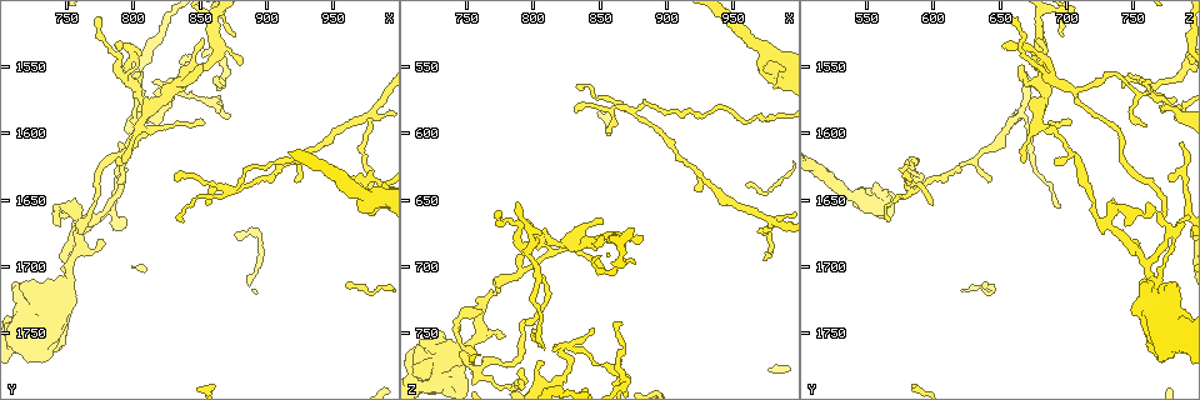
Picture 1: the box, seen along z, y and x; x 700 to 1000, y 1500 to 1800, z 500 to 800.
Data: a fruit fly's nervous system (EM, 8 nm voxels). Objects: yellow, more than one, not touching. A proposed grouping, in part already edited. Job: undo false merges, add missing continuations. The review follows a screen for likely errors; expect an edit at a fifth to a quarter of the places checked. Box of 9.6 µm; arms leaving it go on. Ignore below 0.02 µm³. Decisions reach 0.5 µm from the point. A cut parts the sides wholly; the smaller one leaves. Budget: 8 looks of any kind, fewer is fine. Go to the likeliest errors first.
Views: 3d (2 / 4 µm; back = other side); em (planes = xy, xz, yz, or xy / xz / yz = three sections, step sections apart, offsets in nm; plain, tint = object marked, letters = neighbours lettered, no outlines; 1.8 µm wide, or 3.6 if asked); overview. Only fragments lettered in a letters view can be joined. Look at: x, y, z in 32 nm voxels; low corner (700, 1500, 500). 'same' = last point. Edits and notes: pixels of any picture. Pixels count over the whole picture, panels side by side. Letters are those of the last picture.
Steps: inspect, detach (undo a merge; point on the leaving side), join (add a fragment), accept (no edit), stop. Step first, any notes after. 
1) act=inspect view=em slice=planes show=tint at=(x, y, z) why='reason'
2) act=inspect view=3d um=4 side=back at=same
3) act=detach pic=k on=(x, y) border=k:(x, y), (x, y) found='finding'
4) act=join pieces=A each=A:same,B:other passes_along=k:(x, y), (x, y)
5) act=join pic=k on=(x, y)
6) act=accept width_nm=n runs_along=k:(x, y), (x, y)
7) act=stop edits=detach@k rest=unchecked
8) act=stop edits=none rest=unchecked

act=inspect view=em slice=xy step=16 show=letters at=(808, 1590, 678)

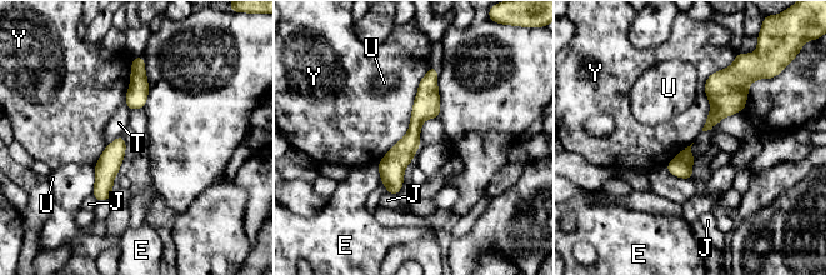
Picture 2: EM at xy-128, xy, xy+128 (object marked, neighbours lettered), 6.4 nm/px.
act=detach pic=2 on=(685, 155) each=E:other,J:other,T:other,U:other,Y:other border=2:(676, 158), (691, 165) found='a second neuron is stuck on'

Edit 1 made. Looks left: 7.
act=inspect view=3d um=4 side=back at=(756, 1676, 776) why='arms part here'

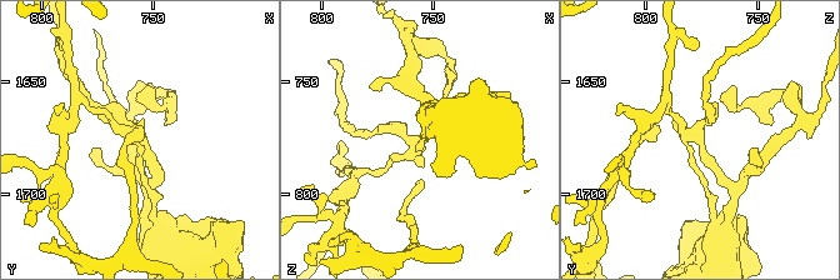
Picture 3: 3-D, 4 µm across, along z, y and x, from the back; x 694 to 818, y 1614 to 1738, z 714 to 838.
act=inspect view=em slice=planes show=letters at=(756, 1674, 777) arms=3 why='need the tissue'

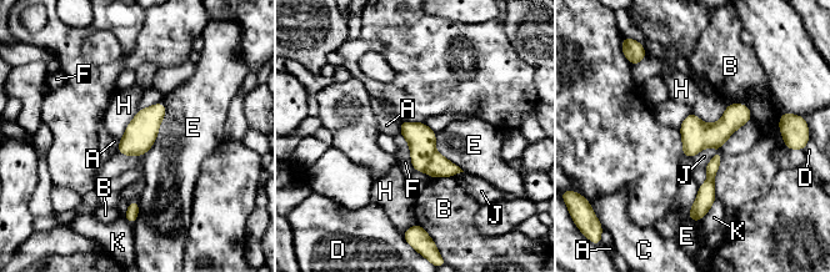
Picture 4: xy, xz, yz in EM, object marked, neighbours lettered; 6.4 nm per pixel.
act=detach pic=4 on=(439, 166) longest_contact=E:360nm each=A:other,B:other,C:other,D:other,E:other,F:other,H:other,J:other,K:other found='a second neuron is stuck on'

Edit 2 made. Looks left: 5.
act=inspect view=em slice=planes show=letters at=(966, 1652, 548) why='an open end'

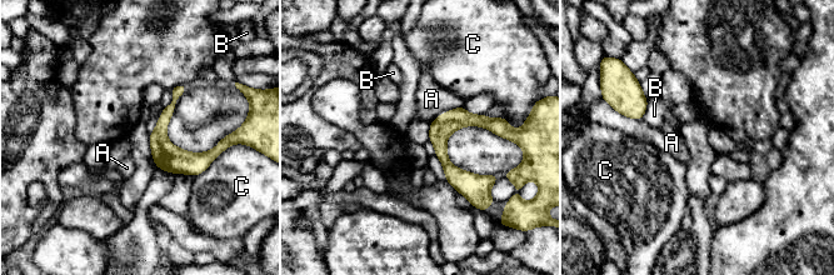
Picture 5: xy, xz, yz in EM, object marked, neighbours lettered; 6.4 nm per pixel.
act=accept width_nm=140 each=A:other,B:other,C:other runs_along=5:(459, 110), (440, 153), (469, 194) found='none of them fits'

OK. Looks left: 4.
act=inspect view=em slice=planes show=letters at=(878, 1642, 586) why='arms part here'

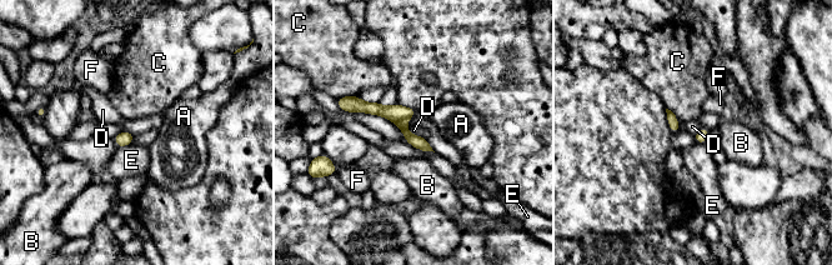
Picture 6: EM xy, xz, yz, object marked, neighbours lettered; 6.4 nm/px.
act=detach pic=6 on=(396, 111) width_nm=80 longest_contact=C:140nm each=A:other,B:other,C:other,D:other,E:other,F:other found='two neurons meet here'

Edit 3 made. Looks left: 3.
act=stop edits=detach@2,detach@4,detach@6 rest=unchecked

